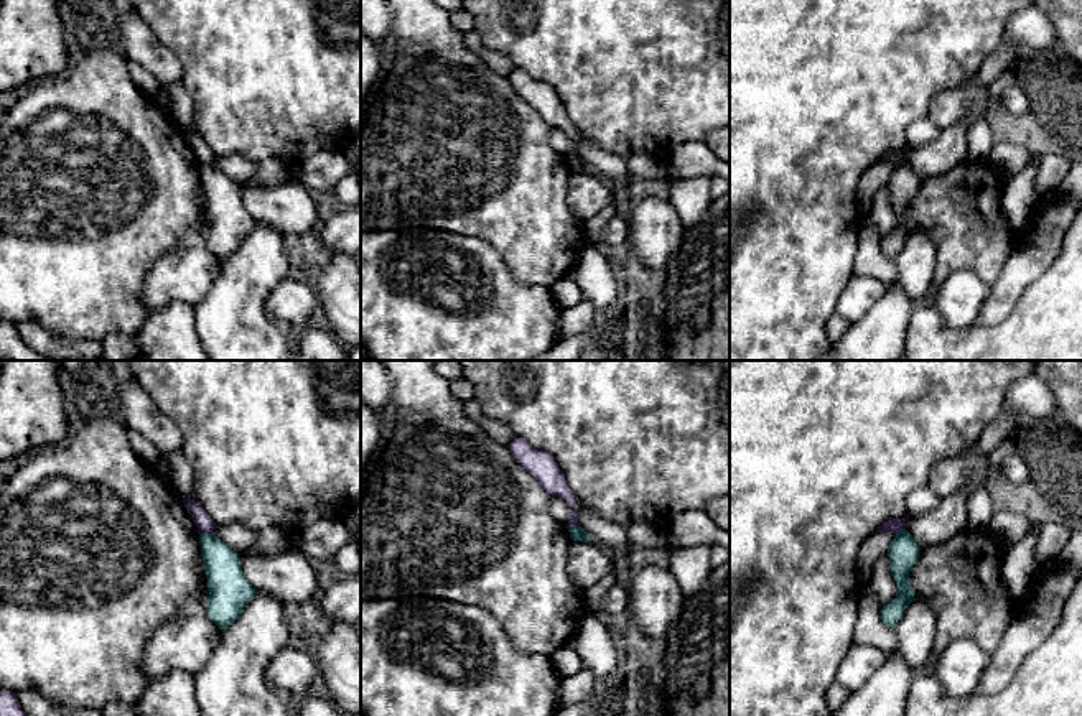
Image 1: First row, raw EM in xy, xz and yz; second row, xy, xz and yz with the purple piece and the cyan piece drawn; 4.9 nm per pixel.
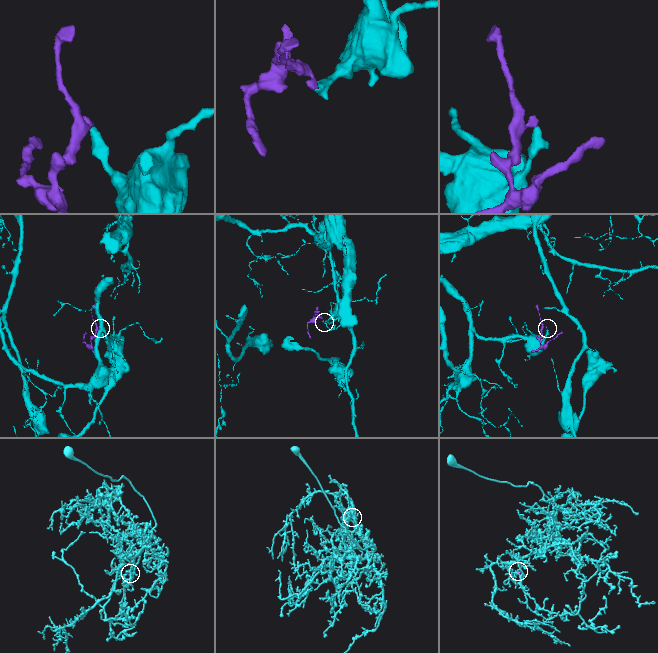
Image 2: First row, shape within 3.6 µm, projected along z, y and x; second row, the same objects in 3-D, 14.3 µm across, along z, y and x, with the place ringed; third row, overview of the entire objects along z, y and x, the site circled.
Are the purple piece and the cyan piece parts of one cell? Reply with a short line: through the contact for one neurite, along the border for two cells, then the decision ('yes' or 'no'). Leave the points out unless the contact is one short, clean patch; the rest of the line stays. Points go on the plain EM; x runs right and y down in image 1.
line xy (200, 163), (213, 165); no

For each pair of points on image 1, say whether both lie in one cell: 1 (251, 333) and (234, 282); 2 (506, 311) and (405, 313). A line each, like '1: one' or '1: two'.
1: one
2: one

